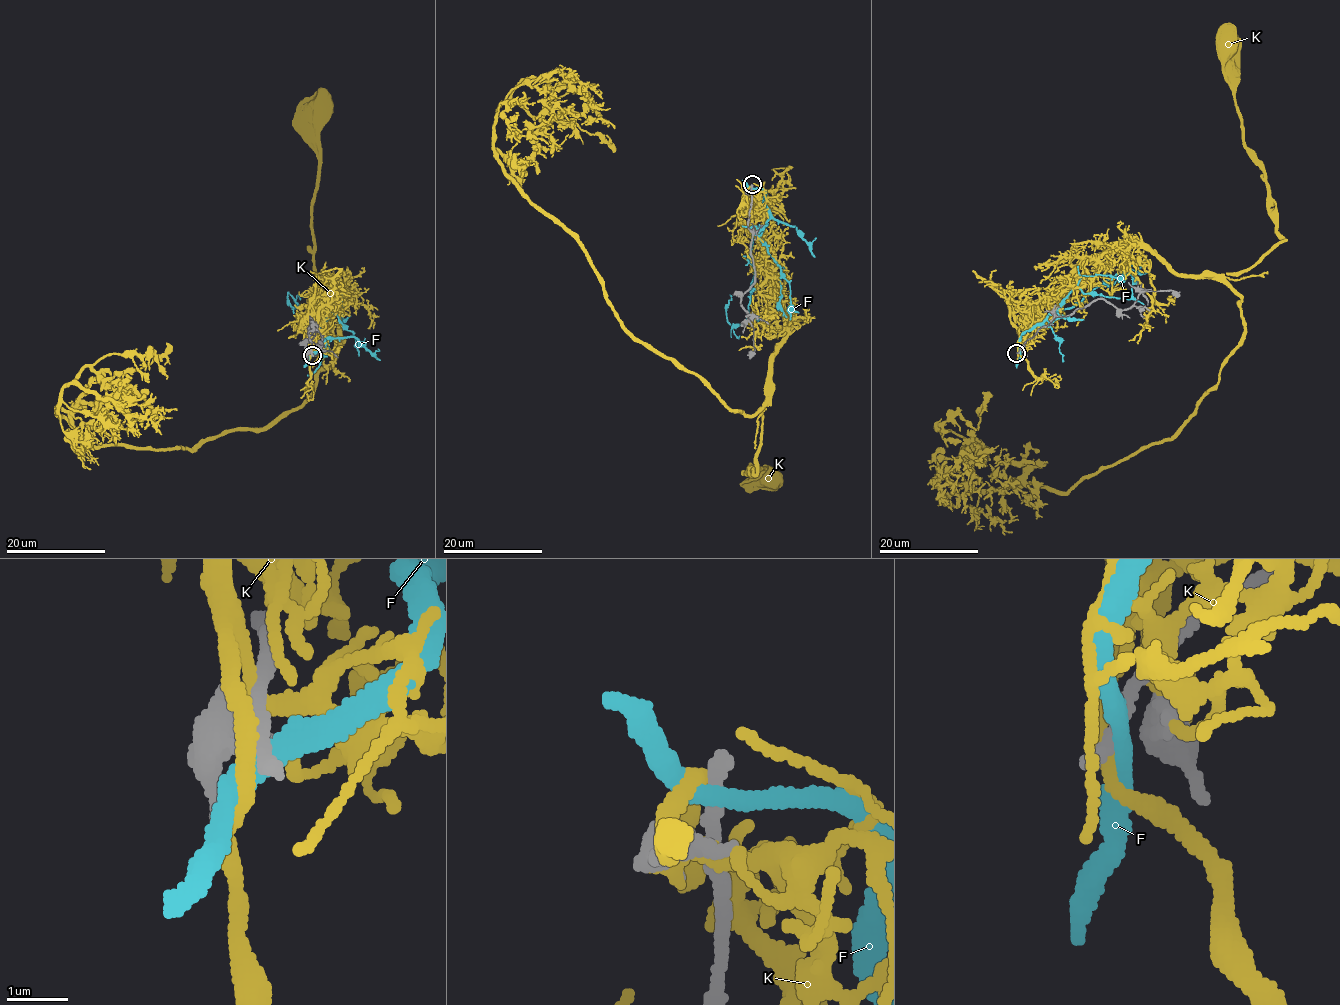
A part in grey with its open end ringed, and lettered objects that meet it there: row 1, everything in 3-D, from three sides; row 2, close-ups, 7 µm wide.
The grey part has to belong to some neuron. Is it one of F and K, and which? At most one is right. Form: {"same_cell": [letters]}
{"same_cell": []}

